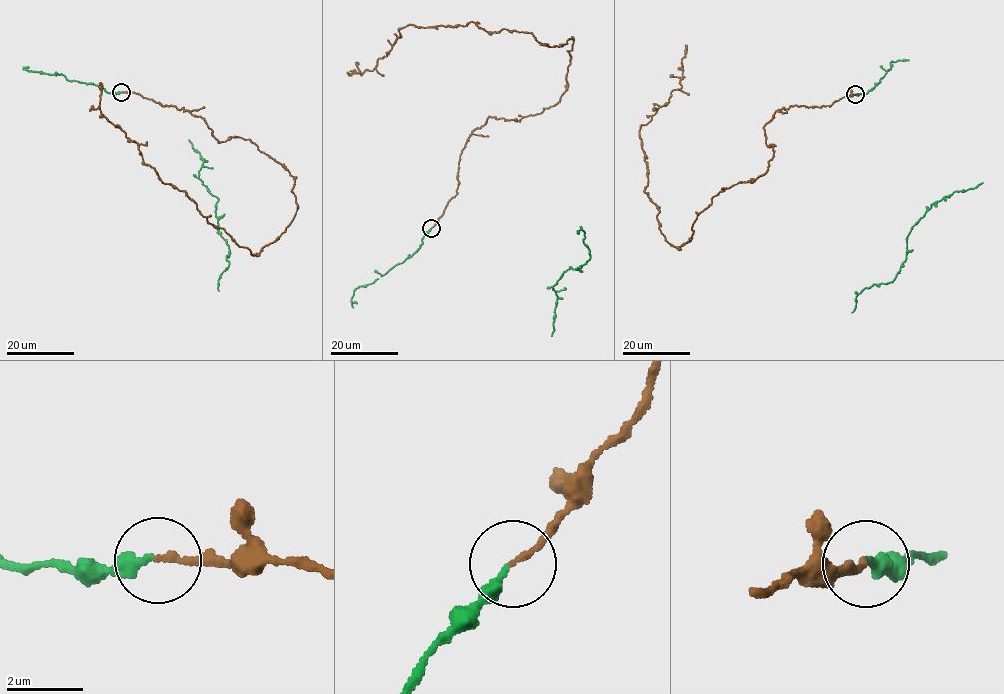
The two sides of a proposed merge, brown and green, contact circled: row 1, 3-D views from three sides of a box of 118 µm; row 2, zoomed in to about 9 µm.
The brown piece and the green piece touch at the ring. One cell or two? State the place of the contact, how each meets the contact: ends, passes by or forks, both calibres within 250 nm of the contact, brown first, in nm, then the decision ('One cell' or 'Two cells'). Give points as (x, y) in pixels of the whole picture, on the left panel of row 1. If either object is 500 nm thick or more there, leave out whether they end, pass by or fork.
Place: (121, 92). At the ring brown ends. At the ring green ends. Thickness 150 nm (brown) against 280 nm. One cell

